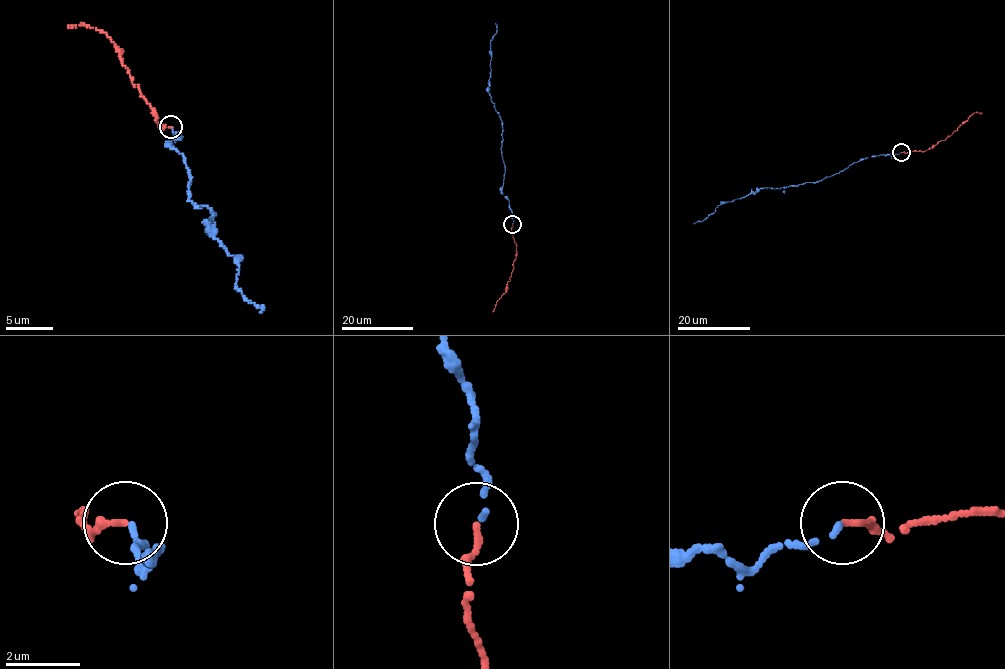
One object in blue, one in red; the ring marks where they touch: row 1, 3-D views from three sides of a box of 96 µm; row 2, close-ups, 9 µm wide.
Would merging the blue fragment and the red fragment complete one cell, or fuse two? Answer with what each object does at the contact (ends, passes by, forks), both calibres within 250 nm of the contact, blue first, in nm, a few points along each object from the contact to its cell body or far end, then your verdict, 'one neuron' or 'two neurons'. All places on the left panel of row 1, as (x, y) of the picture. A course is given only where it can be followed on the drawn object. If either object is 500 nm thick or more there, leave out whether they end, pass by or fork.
blue ends; red ends; calibres 130 and 160 nm; course blue (171, 127), (190, 201), (215, 215), (211, 232), (241, 258), (235, 286), (260, 312); course red (171, 127), (160, 130), (161, 125), (133, 85), (113, 42), (87, 25), (68, 28); one neuron

